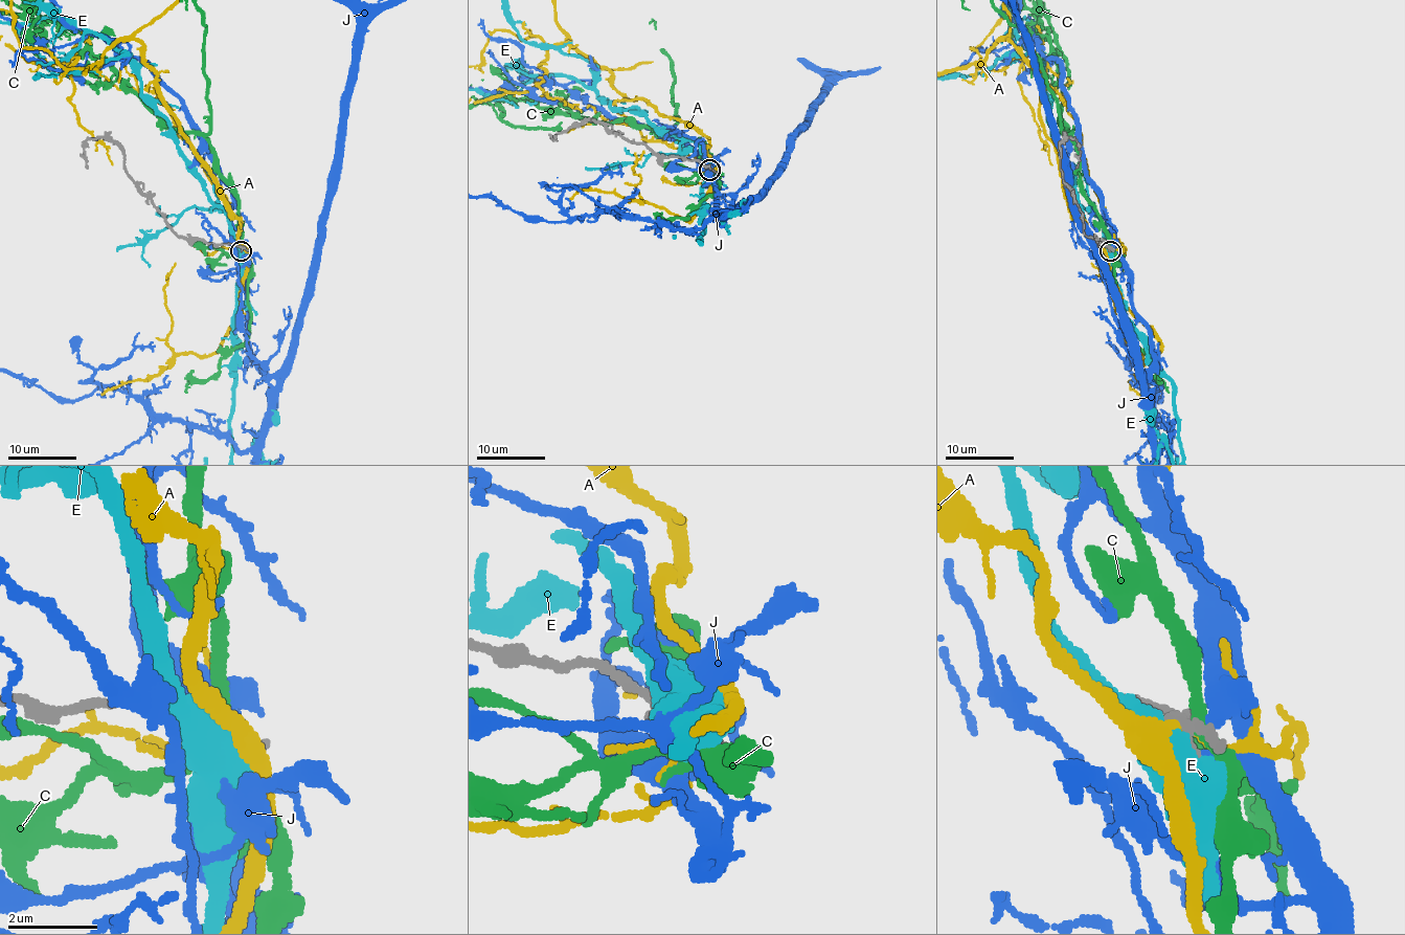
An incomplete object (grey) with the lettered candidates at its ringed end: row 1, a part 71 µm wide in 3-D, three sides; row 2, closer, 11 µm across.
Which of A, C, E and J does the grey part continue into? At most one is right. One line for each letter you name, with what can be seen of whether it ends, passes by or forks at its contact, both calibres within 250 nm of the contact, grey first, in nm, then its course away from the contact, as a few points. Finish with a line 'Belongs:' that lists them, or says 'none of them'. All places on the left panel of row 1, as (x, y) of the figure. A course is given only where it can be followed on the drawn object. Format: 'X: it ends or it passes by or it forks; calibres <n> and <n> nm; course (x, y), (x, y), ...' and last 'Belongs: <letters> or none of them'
J: it ends; calibres 180 and 180 nm
Belongs: J

